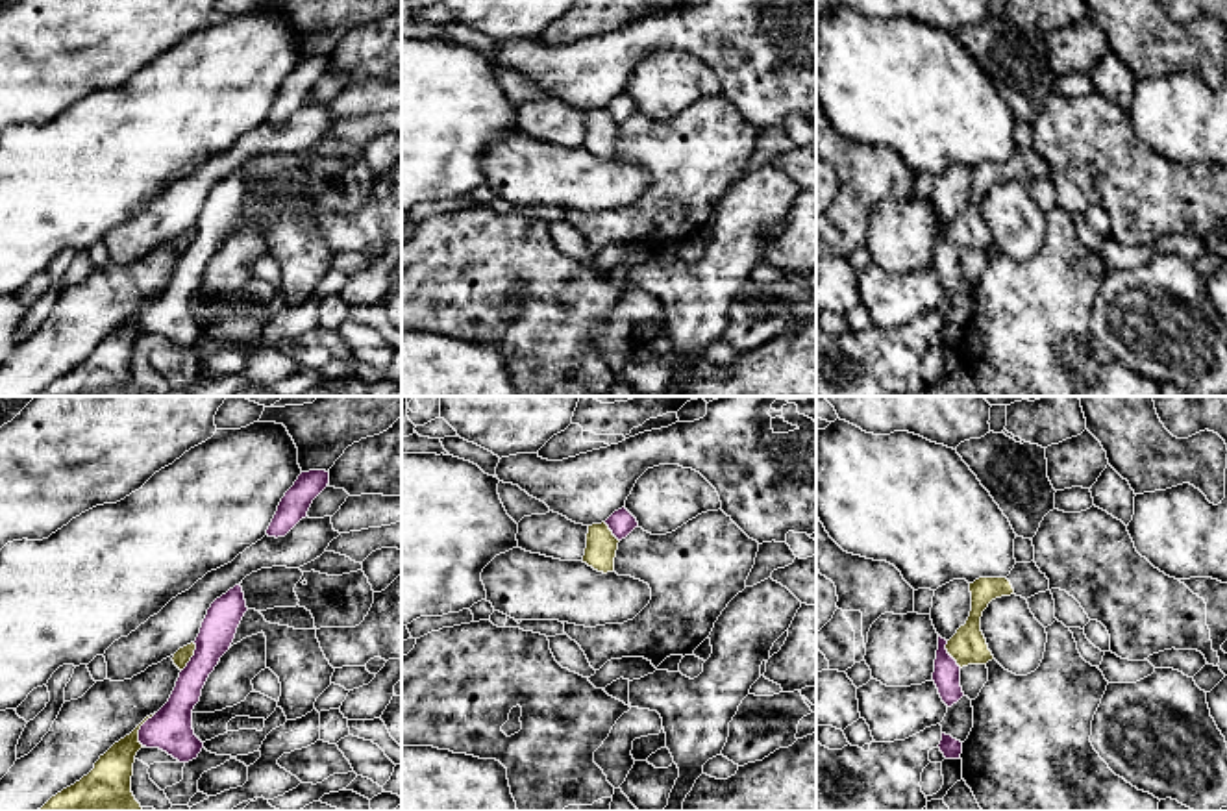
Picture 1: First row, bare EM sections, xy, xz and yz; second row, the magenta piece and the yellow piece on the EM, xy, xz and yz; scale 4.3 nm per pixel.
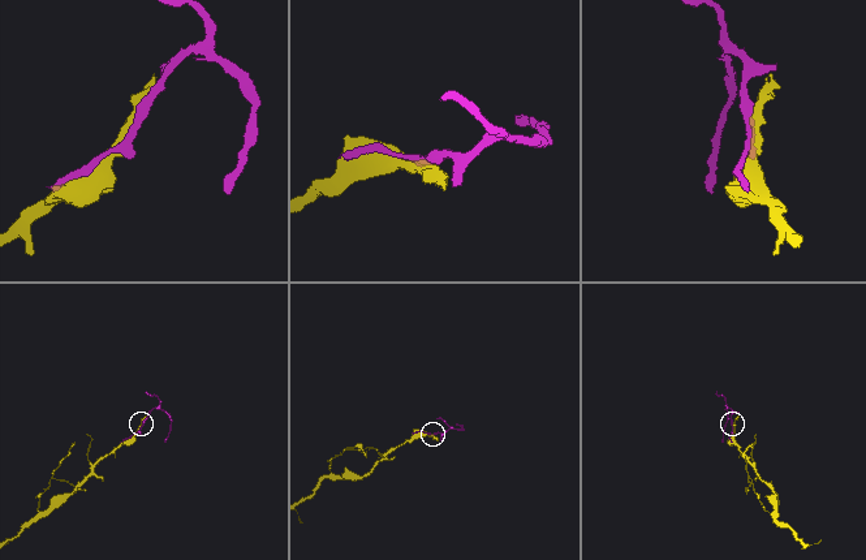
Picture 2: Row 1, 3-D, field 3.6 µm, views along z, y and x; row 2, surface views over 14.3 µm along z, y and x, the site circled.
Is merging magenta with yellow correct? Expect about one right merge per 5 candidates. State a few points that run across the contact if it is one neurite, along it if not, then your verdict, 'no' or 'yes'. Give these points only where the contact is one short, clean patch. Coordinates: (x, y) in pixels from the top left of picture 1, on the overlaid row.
no

